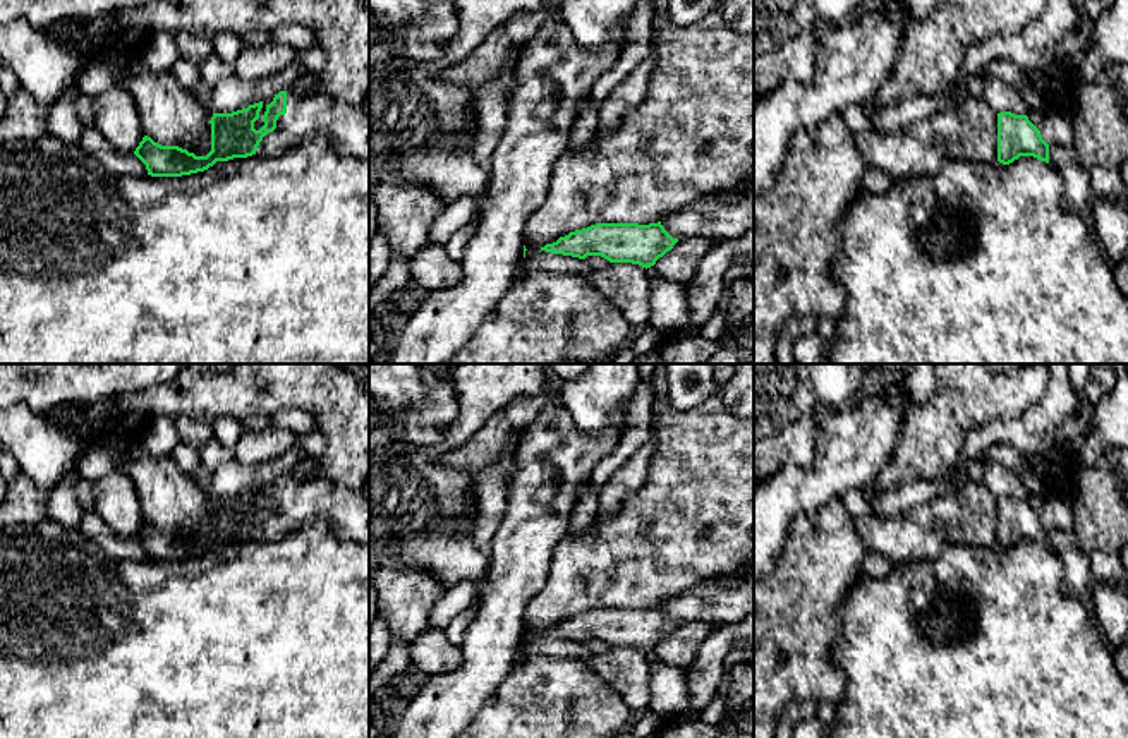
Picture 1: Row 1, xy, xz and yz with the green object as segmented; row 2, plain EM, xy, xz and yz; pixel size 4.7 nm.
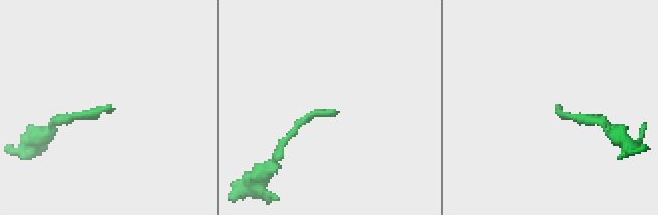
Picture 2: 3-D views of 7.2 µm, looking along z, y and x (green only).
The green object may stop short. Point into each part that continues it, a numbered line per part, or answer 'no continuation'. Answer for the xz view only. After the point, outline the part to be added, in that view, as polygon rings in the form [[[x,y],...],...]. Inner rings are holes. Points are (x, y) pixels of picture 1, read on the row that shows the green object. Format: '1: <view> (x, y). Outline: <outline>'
no continuation

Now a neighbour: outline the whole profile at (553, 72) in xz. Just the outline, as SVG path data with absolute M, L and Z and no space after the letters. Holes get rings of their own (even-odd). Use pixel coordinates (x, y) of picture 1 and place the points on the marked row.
M546 17L515 57L517 86L508 98L505 130L493 153L491 178L479 203L479 223L460 261L462 280L448 290L424 293L405 328L395 333L390 364L445 364L494 311L513 285L524 261L524 233L531 215L541 208L556 160L568 149L570 130L594 82L618 60L625 27L618 26L601 51L584 50L563 21Z

